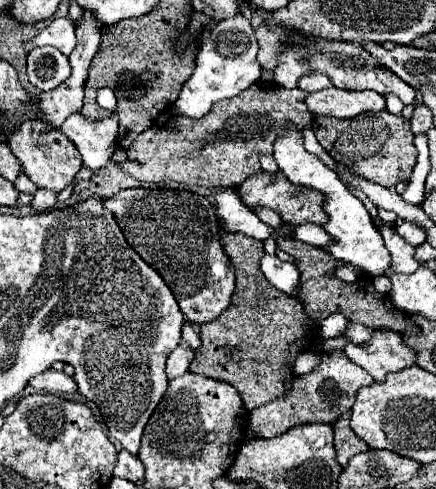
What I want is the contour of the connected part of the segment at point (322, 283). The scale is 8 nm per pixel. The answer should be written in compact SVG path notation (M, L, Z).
M277 238L277 248L283 250L283 252L287 252L287 254L291 254L295 258L295 264L297 264L297 268L301 272L299 300L303 302L307 316L311 316L315 322L321 322L329 314L339 312L347 320L365 324L369 328L389 328L389 330L401 332L403 336L419 334L419 328L415 324L411 324L411 318L405 312L397 310L393 306L393 302L385 294L379 294L373 288L373 278L371 276L361 276L361 278L357 278L351 284L343 282L343 280L339 280L339 278L333 276L333 272L337 268L345 266L343 260L335 260L323 248L305 244L305 242L295 240L295 238Z

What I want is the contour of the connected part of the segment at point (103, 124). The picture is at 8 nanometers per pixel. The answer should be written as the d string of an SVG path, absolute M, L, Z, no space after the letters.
M77 112L63 122L61 130L81 152L83 164L93 170L105 166L115 152L115 112L105 120L87 120L83 114Z

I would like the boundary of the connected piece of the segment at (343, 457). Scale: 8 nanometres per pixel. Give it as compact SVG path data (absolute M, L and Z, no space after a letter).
M345 412L345 414L333 424L335 450L337 450L337 460L339 460L341 466L347 466L349 460L351 460L355 454L371 450L371 448L351 430L349 418L351 418L351 412Z

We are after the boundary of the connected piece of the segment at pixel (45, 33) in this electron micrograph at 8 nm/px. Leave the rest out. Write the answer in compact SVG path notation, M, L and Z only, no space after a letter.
M53 18L47 26L31 40L25 42L25 52L31 52L37 46L57 46L65 56L75 48L75 28L69 18Z

